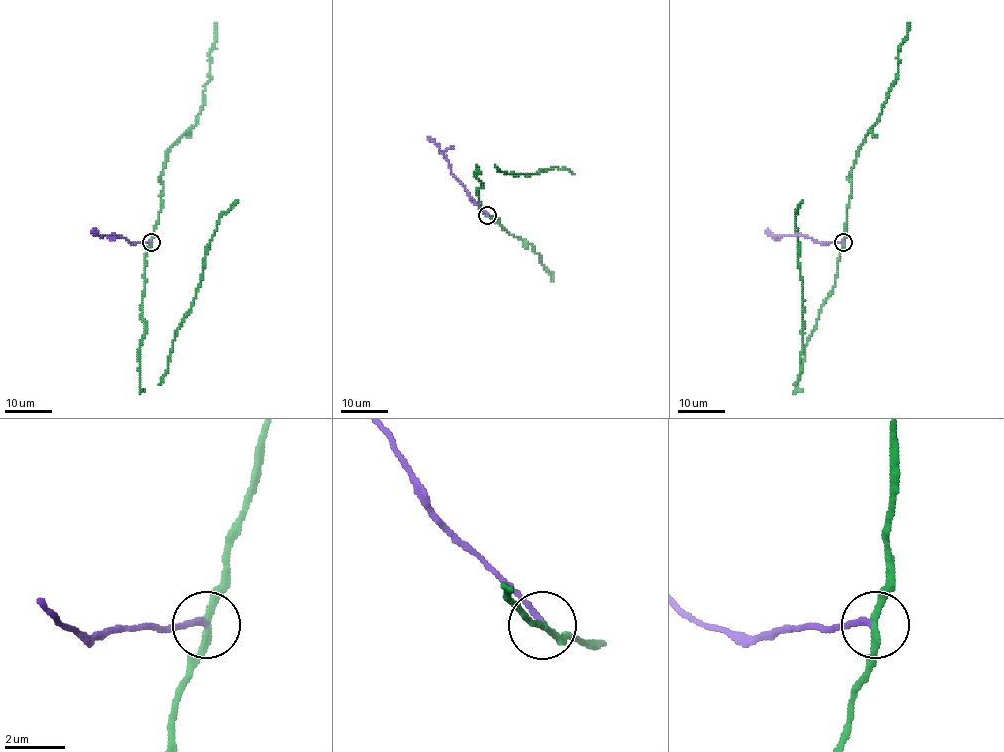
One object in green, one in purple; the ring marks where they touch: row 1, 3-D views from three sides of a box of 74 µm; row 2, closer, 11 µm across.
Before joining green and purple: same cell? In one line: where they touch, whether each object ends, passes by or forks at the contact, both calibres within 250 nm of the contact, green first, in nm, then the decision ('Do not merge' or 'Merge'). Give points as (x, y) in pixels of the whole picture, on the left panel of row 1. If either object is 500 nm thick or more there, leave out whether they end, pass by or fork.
Place: (151, 242). At the ring green passes by. At the ring purple ends. Thickness 200 nm (green) against 190 nm. Do not merge

